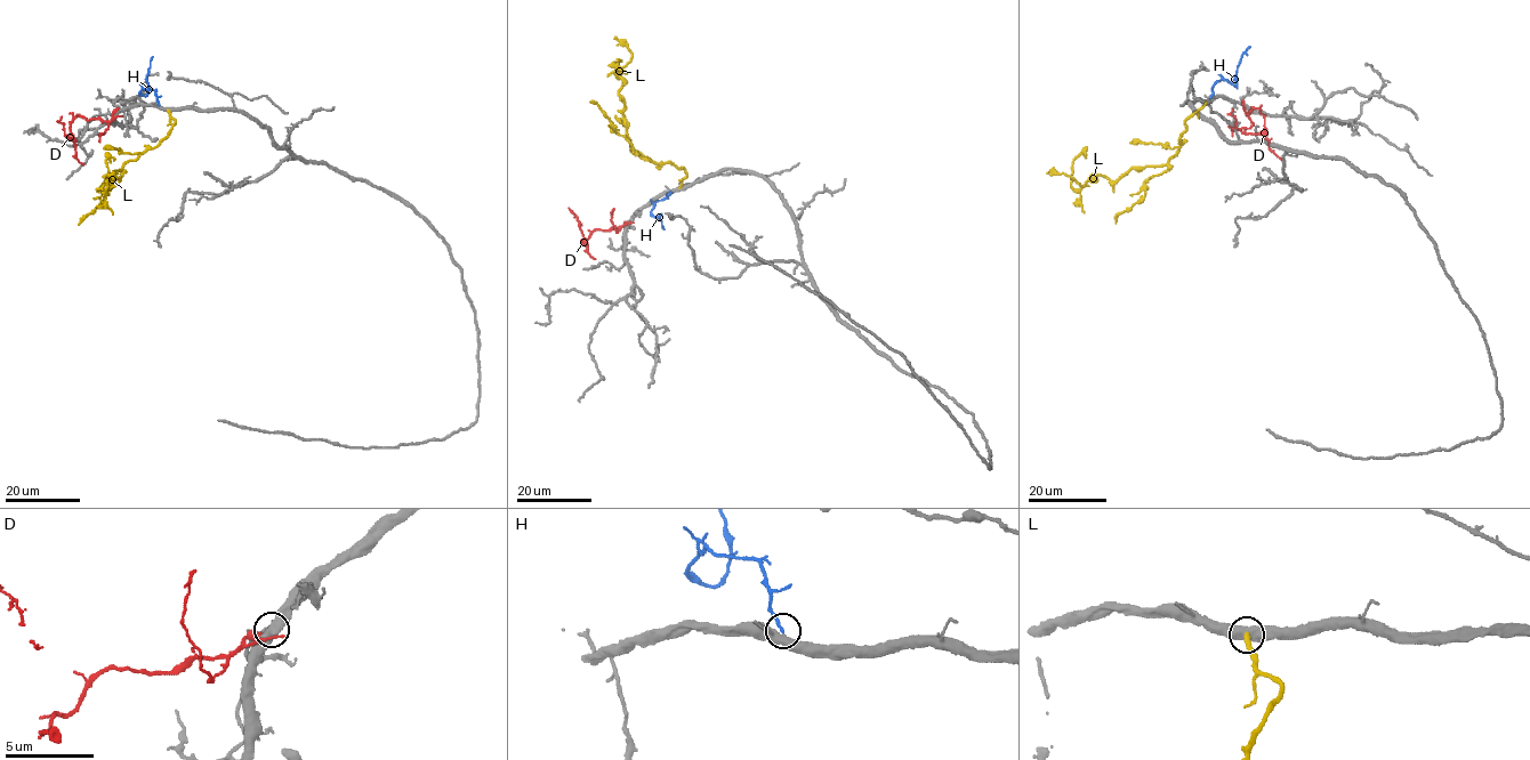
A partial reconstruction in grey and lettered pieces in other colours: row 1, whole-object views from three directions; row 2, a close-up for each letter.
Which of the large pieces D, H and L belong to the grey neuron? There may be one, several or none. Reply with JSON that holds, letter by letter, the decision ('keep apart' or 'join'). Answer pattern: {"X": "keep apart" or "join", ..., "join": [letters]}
{"D": "keep apart", "H": "join", "L": "keep apart", "join": ["H"]}

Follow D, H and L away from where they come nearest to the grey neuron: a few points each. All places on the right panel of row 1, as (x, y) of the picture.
D: (1242, 99), (1248, 114), (1259, 110), (1264, 119), (1263, 130), (1242, 134), (1235, 127), (1232, 108)
H: (1210, 97), (1212, 87), (1222, 79), (1237, 87), (1237, 65), (1249, 46)
L: (1207, 102), (1164, 166), (1076, 190), (1073, 161), (1086, 155)

